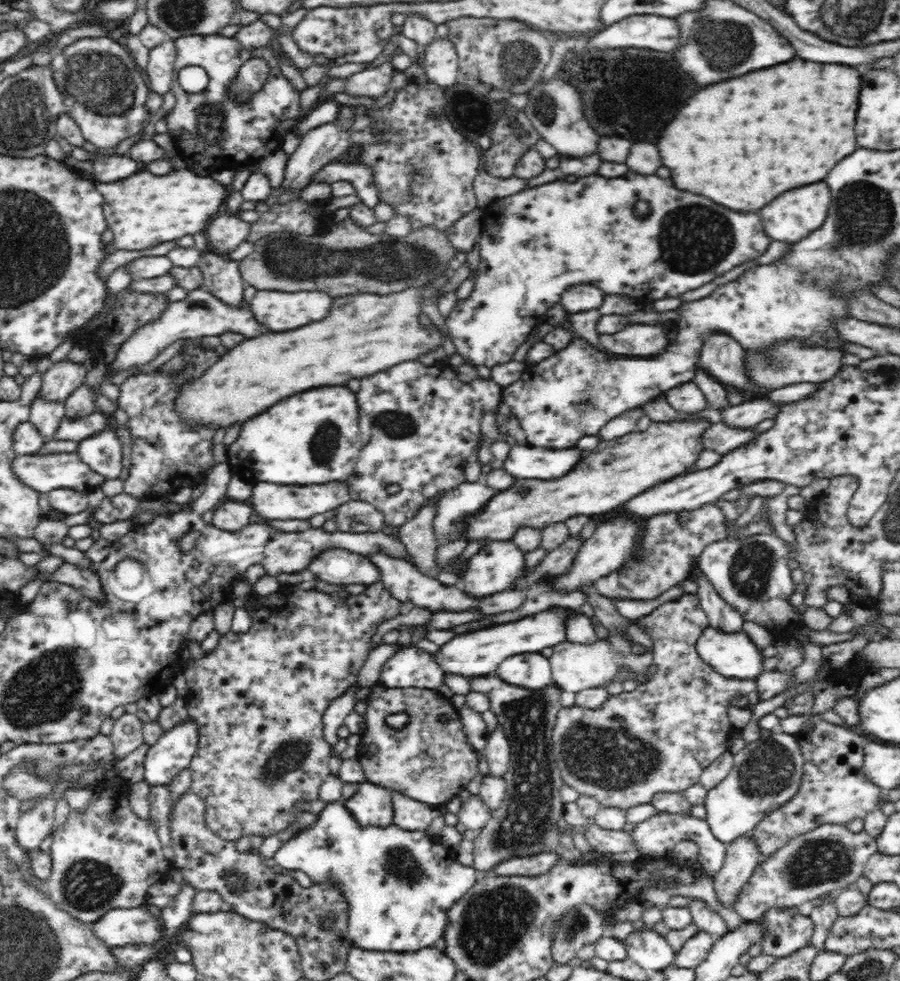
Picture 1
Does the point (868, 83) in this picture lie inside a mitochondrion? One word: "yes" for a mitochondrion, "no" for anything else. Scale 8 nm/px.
no

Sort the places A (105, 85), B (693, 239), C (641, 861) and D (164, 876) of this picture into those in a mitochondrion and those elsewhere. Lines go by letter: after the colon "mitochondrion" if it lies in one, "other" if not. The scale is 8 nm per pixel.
A: mitochondrion
B: mitochondrion
C: other
D: other

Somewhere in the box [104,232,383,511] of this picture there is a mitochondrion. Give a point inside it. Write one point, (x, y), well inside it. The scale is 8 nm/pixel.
(325, 442)

